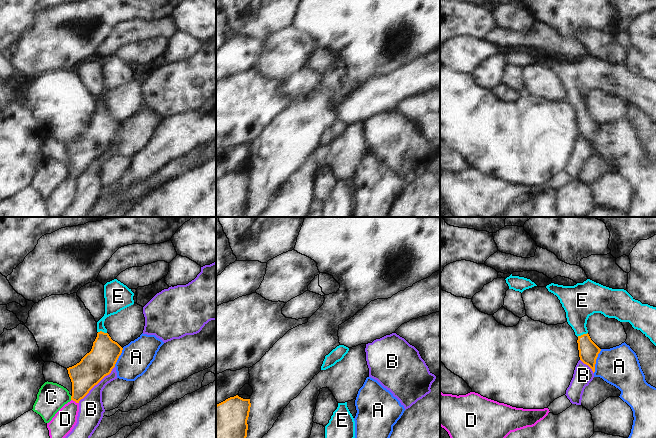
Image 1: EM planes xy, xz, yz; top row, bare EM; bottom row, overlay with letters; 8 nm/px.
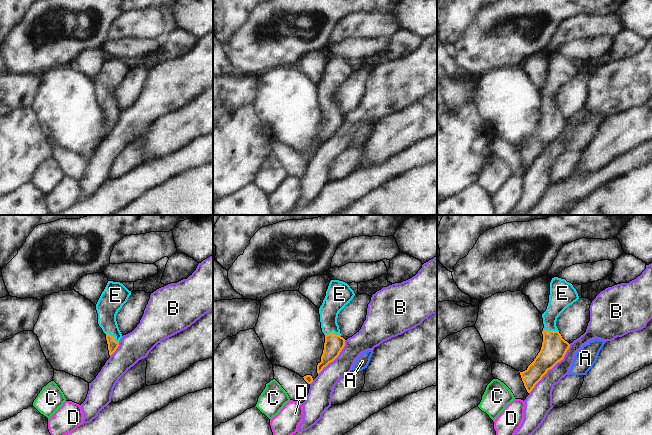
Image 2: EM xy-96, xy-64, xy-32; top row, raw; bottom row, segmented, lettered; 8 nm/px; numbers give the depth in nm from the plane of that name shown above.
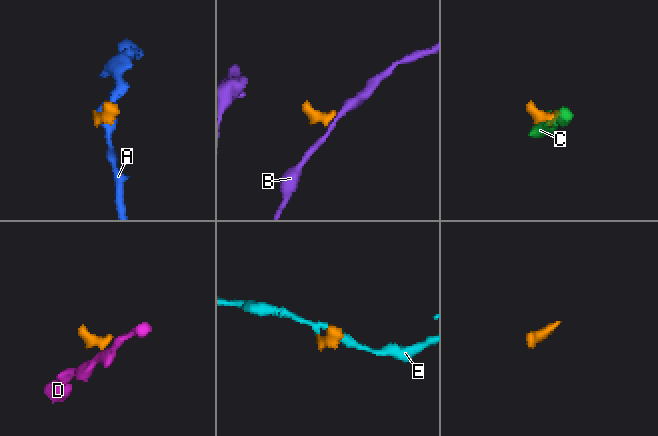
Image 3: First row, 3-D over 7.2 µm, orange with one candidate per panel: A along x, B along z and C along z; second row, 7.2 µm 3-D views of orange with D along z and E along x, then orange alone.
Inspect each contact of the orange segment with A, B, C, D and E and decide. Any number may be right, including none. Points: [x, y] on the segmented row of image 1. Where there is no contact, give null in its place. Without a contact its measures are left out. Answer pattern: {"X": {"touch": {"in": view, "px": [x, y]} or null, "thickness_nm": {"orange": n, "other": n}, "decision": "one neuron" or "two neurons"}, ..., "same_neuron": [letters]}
{"A": {"touch": {"in": "yz", "px": [595, 361]}, "thickness_nm": {"orange": 160, "other": 320}, "decision": "two neurons"}, "B": {"touch": {"in": "xy", "px": [97, 383]}, "thickness_nm": {"orange": 240, "other": 200}, "decision": "two neurons"}, "C": {"touch": {"in": "xy", "px": [71, 398]}, "thickness_nm": {"orange": 220, "other": 220}, "decision": "two neurons"}, "D": {"touch": {"in": "xy", "px": [75, 401]}, "thickness_nm": {"orange": 220, "other": 180}, "decision": "two neurons"}, "E": {"touch": {"in": "yz", "px": [583, 334]}, "thickness_nm": {"orange": 160, "other": 260}, "decision": "one neuron"}, "same_neuron": ["E"]}

